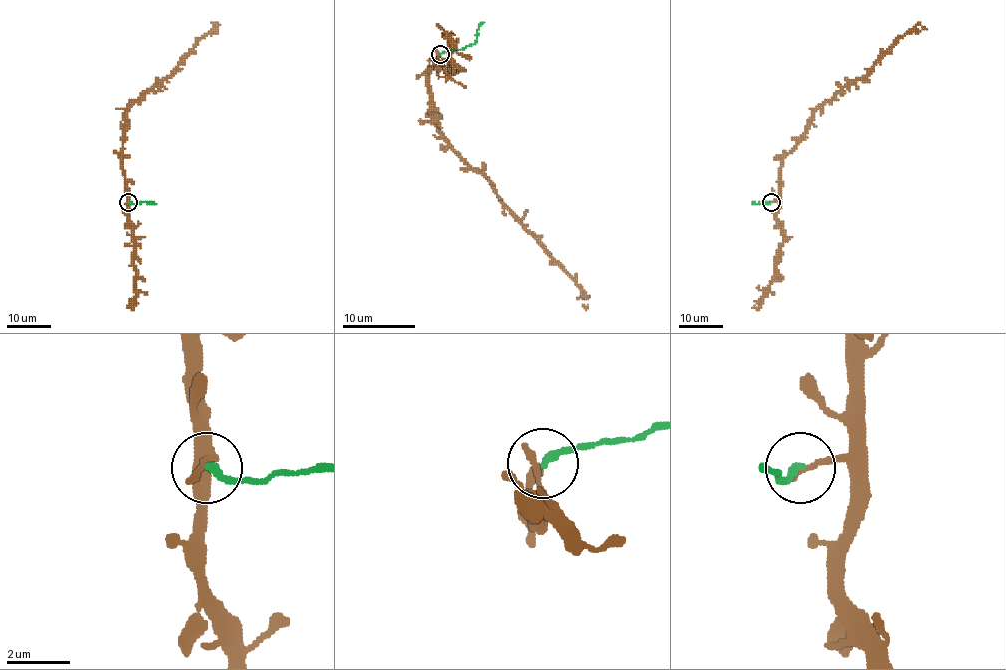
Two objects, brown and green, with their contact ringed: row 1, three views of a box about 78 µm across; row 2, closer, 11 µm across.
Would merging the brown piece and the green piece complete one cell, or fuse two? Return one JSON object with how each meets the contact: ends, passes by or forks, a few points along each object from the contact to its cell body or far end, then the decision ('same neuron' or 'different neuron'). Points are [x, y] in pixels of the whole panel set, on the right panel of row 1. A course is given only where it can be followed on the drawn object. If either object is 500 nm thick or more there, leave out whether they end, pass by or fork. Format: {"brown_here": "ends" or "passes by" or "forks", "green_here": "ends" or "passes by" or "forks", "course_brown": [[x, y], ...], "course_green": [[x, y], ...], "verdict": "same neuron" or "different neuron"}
{"brown_here": "ends", "green_here": "ends", "course_brown": [[771, 202], [778, 199], [781, 158], [796, 146], [812, 114], [845, 85], [861, 79], [901, 37], [926, 28]], "course_green": [[771, 202], [751, 203]], "verdict": "different neuron"}

